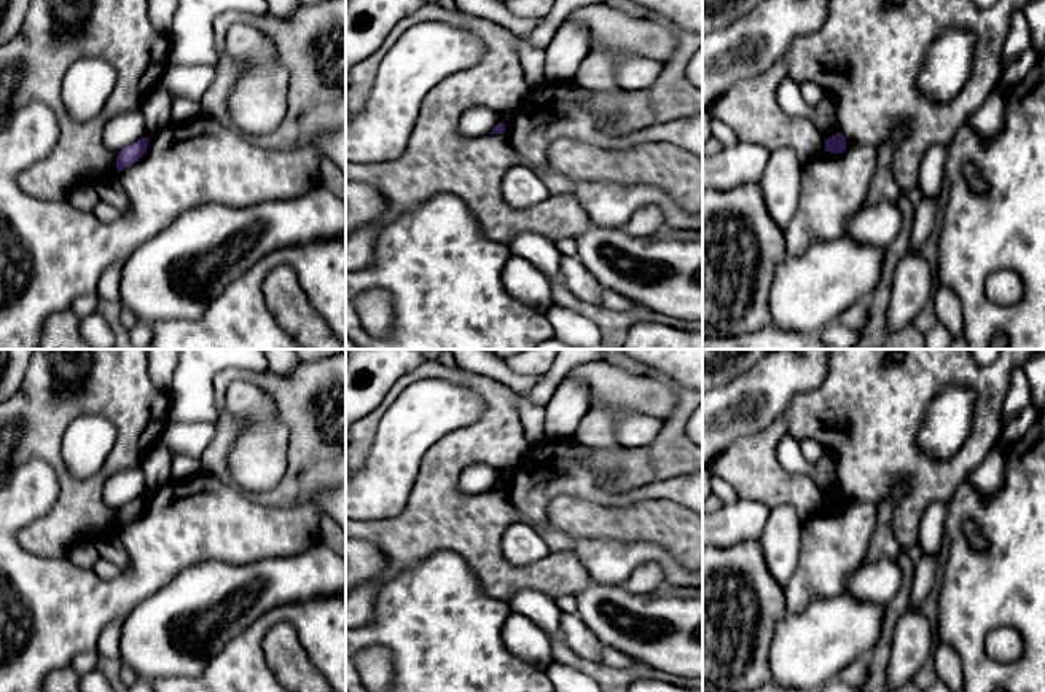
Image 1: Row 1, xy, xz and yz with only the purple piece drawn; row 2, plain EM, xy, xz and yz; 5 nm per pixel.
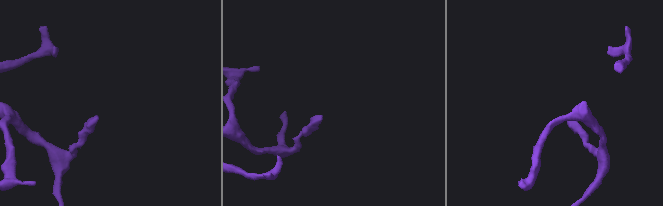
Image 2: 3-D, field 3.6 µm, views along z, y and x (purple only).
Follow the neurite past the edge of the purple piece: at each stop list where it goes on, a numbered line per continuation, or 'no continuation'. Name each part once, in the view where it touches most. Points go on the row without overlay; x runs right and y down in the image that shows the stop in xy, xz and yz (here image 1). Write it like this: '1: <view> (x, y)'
no continuation

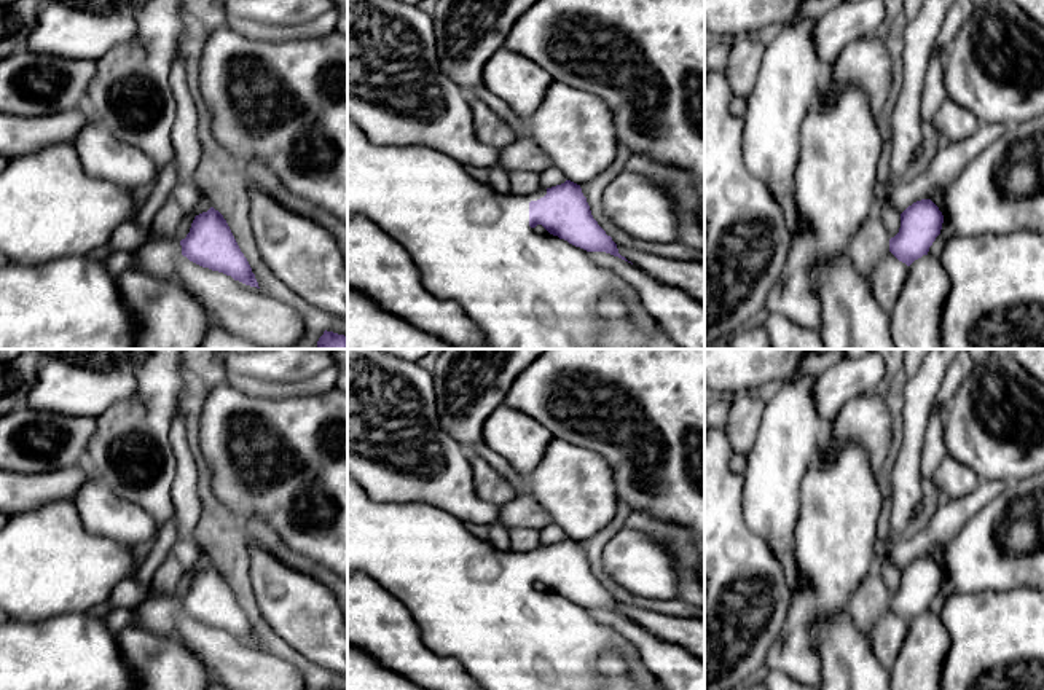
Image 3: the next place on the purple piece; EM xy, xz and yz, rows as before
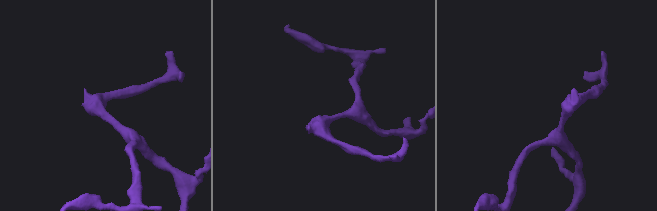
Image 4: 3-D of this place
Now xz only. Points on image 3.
1: xz (472, 603)

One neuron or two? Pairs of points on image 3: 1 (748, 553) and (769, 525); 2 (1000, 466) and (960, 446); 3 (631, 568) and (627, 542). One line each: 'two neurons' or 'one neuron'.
1: two neurons
2: one neuron
3: one neuron

